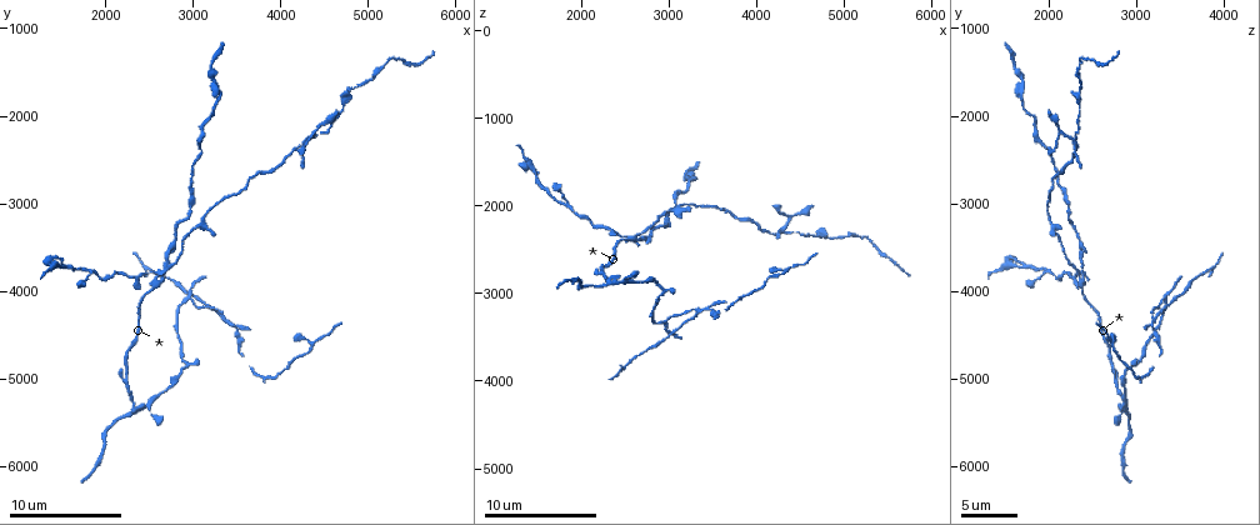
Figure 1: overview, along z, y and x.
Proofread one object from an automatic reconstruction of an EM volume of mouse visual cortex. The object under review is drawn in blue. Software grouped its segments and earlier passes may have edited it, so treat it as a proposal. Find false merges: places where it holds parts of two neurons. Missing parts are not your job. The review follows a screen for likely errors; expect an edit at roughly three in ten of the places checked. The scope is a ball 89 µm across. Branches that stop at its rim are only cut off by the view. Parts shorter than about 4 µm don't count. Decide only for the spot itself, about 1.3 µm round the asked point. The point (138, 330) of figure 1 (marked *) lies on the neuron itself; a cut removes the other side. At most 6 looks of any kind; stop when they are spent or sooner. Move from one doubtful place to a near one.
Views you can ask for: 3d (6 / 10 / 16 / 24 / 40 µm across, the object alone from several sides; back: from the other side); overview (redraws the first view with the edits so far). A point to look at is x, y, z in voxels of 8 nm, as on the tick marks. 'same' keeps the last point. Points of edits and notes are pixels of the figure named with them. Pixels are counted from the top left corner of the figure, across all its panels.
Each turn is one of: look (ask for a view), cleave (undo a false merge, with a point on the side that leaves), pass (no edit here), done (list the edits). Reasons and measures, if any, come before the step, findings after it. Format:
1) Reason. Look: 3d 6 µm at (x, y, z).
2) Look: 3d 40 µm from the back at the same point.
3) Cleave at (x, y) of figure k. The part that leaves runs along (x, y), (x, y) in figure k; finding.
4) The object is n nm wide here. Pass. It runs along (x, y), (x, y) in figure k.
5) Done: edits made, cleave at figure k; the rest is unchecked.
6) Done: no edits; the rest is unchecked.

Three arms meet. Look: 3d 10 µm at (3300, 4300, 3250).

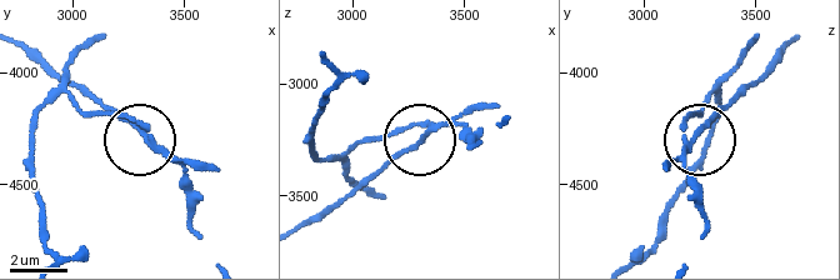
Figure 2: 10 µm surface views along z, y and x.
The side arm is 12 µm long; 3 arms meet here. Cleave at (414, 149) of figure 2. A second neuron is stuck on.

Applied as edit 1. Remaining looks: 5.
Three-way junction. Look: 3d 16 µm at (2400, 5350, 2900).

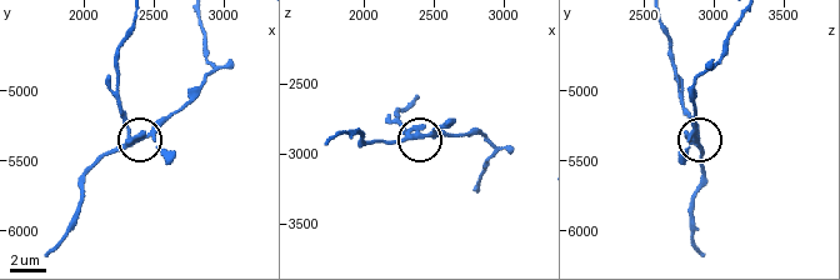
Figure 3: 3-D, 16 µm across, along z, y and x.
Look: 3d 6 µm at (2380, 5340, 2860).

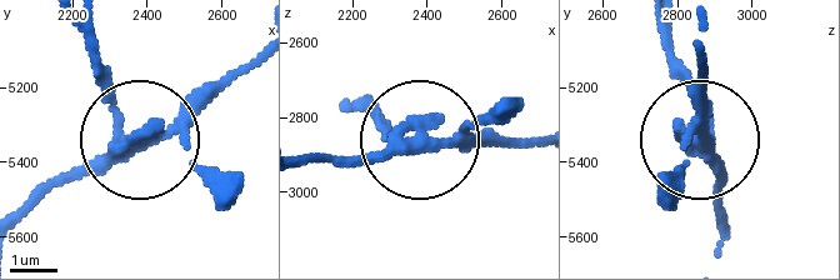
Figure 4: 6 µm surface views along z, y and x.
3 arms meet here. Pass. One neuron here.

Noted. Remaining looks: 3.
Thin arm on a thick one. Look: 3d 6 µm at (2650, 3750, 2300).

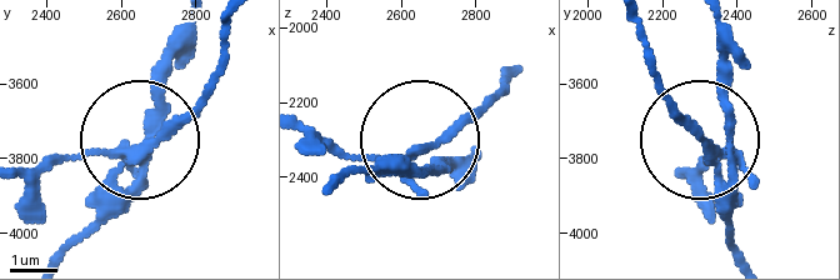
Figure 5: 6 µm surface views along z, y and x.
Look: 3d 6 µm from the back at (2700, 3750, 2300).

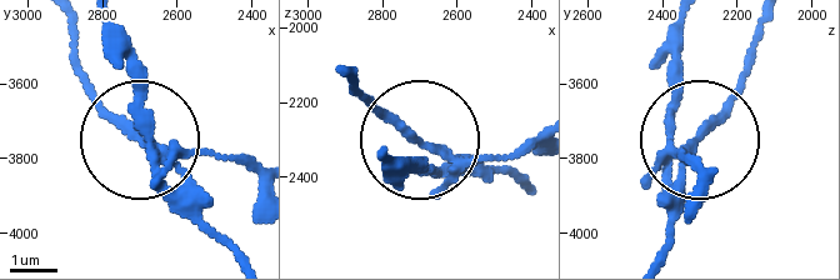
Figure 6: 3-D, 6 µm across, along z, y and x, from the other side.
The side arm is 26 µm long. Cleave at (153, 181) of figure 6. A second neuron is stuck on.

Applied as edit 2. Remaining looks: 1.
Done: edits made, cleave at figure 2, cleave at figure 6; the rest is unchecked.

